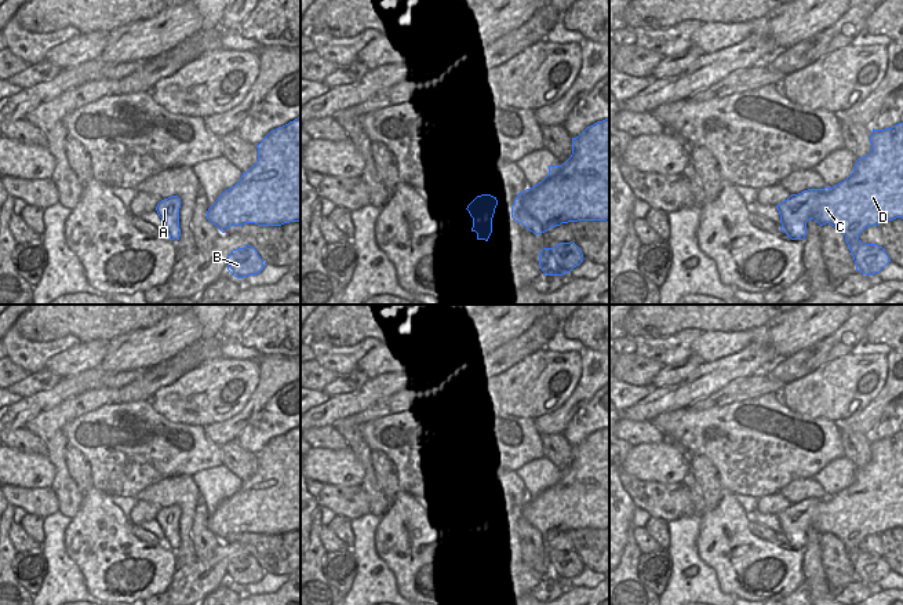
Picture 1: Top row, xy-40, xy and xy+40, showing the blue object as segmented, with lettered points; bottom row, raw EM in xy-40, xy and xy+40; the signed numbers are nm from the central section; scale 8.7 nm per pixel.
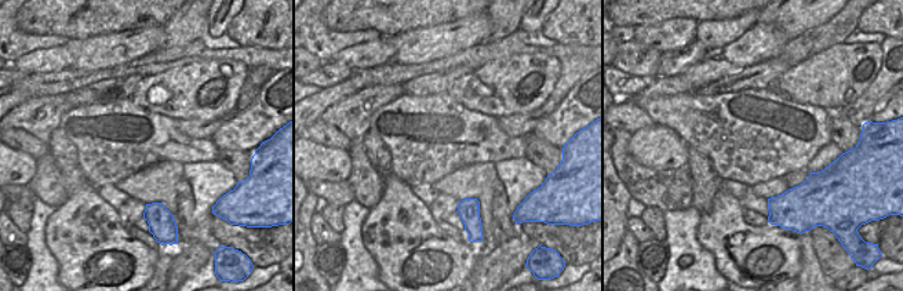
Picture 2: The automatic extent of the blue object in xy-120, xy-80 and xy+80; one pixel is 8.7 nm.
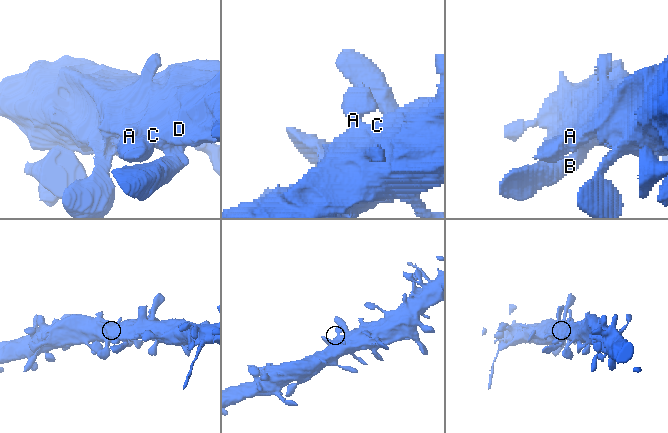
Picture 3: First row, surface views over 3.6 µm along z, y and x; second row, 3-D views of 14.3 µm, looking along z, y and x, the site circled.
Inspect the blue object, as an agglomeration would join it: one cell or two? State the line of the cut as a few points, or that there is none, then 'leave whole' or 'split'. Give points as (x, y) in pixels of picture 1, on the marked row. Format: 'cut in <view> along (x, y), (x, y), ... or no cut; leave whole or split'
no cut; leave whole

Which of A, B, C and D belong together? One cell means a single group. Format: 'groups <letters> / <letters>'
groups A B C D

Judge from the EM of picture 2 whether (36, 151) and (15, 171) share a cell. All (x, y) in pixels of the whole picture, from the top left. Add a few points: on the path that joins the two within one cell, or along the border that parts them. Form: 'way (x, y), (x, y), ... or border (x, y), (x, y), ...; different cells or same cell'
border (14, 148), (36, 159); different cells

